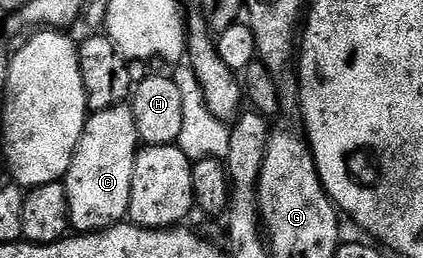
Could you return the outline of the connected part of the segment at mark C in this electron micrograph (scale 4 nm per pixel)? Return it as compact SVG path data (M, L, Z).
M128 104L104 109L86 120L71 167L63 178L69 204L69 224L78 234L101 233L128 218L131 175L135 171L138 148L135 119Z

